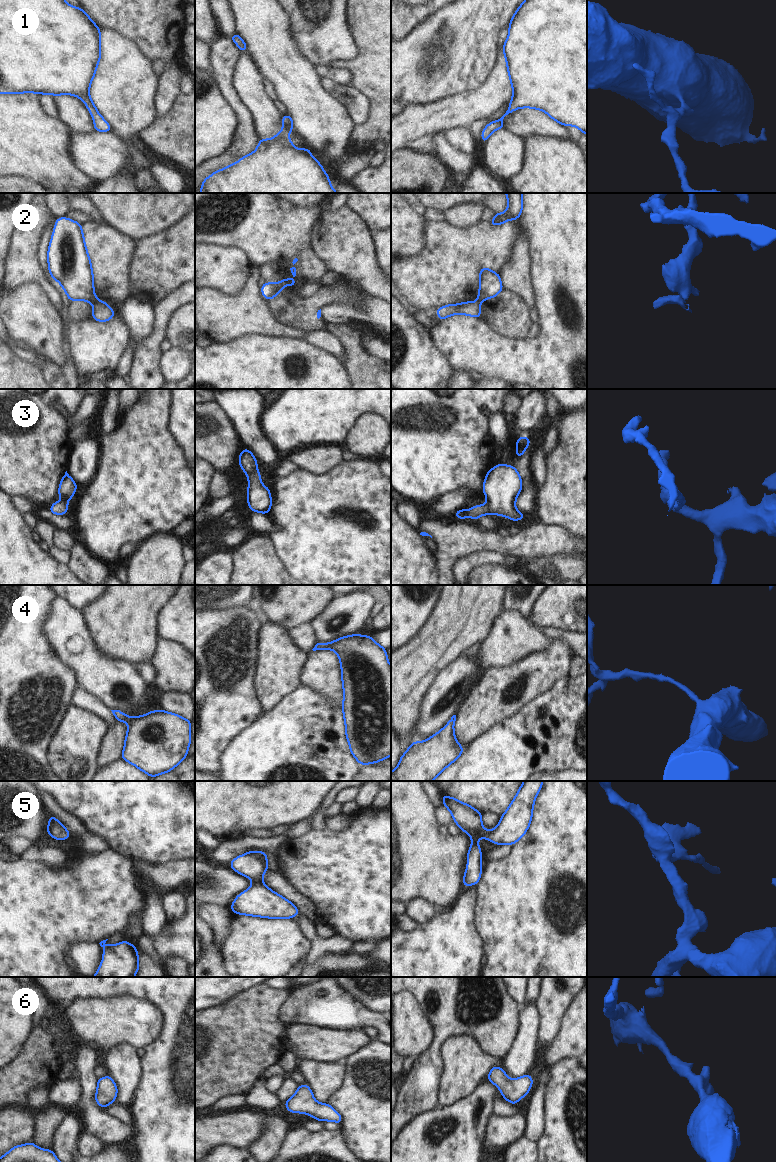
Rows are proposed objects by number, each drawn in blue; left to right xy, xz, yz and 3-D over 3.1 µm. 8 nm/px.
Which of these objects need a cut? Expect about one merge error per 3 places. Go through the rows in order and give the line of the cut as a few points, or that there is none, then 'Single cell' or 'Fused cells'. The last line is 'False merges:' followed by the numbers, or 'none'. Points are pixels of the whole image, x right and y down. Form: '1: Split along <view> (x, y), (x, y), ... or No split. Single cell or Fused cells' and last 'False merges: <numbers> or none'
1: No split. Single cell
2: Split along xy (96, 298), (91, 302). Fused cells
3: No split. Single cell
4: No split. Single cell
5: No split. Single cell
6: No split. Single cell
False merges: 2

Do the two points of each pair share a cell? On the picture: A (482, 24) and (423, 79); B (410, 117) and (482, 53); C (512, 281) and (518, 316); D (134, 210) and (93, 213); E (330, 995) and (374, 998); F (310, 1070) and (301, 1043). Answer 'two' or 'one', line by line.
A: one
B: two
C: two
D: two
E: two
F: two

